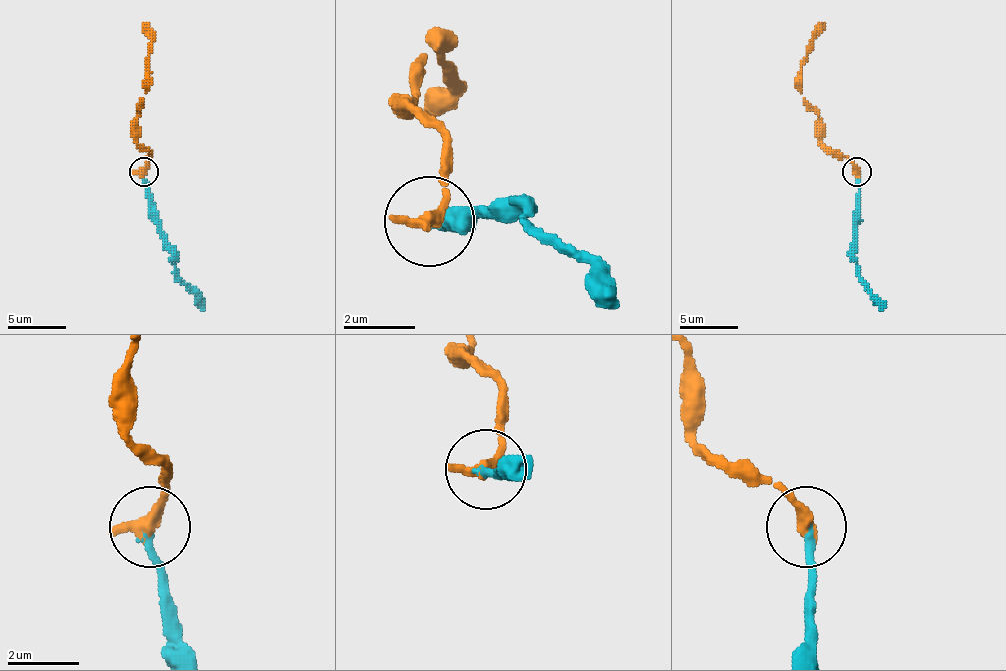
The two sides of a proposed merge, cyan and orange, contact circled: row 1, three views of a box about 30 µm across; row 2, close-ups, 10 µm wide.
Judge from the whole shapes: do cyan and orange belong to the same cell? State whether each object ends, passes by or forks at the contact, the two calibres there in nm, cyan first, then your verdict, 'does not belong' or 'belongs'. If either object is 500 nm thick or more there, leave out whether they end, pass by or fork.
cyan ends there; orange ends there; 260 nm thick on the cyan side, 400 nm on the other; belongs

